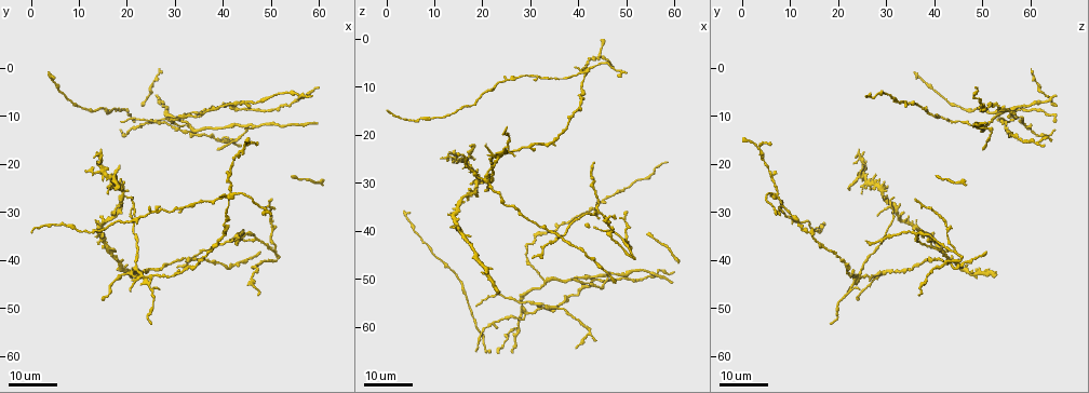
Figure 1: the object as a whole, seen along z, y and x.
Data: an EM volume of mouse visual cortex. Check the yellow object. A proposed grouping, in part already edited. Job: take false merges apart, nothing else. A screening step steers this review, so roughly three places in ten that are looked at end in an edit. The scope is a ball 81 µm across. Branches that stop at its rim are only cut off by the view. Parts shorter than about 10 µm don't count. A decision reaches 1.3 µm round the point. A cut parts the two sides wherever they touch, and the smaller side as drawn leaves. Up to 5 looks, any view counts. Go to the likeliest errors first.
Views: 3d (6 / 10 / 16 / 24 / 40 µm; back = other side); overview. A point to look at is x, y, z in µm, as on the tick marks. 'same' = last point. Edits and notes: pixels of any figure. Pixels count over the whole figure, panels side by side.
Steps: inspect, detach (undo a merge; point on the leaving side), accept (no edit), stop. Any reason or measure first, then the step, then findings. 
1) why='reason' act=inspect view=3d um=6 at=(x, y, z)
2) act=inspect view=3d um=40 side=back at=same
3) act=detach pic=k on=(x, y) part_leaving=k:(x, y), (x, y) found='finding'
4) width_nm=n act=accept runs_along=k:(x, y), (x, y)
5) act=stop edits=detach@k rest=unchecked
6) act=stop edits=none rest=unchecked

why='branch point' act=inspect view=3d um=24 at=(28.0, 11.5, 55.5)

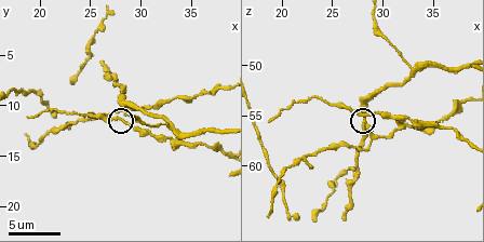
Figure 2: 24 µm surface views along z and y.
act=inspect view=3d um=10 at=(28.0, 11.6, 55.0)

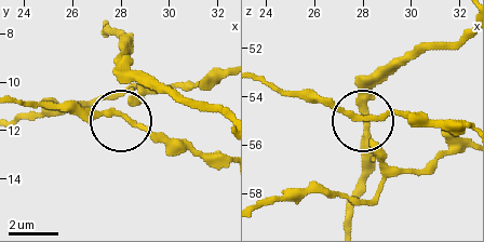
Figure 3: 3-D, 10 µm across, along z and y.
arms=3 act=accept runs_along=3:(466, 146), (422, 169), (398, 169), (371, 121), (414, 116) found='continuous, no second neuron'

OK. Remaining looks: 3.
why='looks like a crossing' act=inspect view=3d um=24 at=(41.5, 26.5, 7.0)

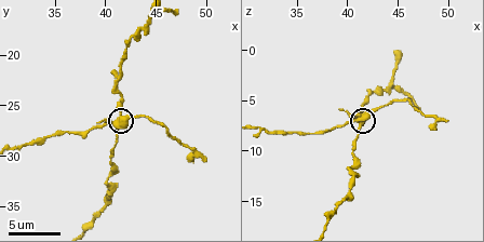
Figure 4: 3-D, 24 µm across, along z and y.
act=inspect view=3d um=6 at=(41.2, 26.4, 7.0)

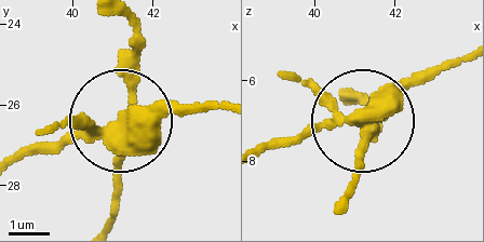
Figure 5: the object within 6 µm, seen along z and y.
side_arm_um=17 act=detach pic=5 on=(72, 122) part_leaving=5:(118, 124), (17, 152) found='a second neuron is stuck on'

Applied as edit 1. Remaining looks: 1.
act=stop edits=detach@5 rest=unchecked

